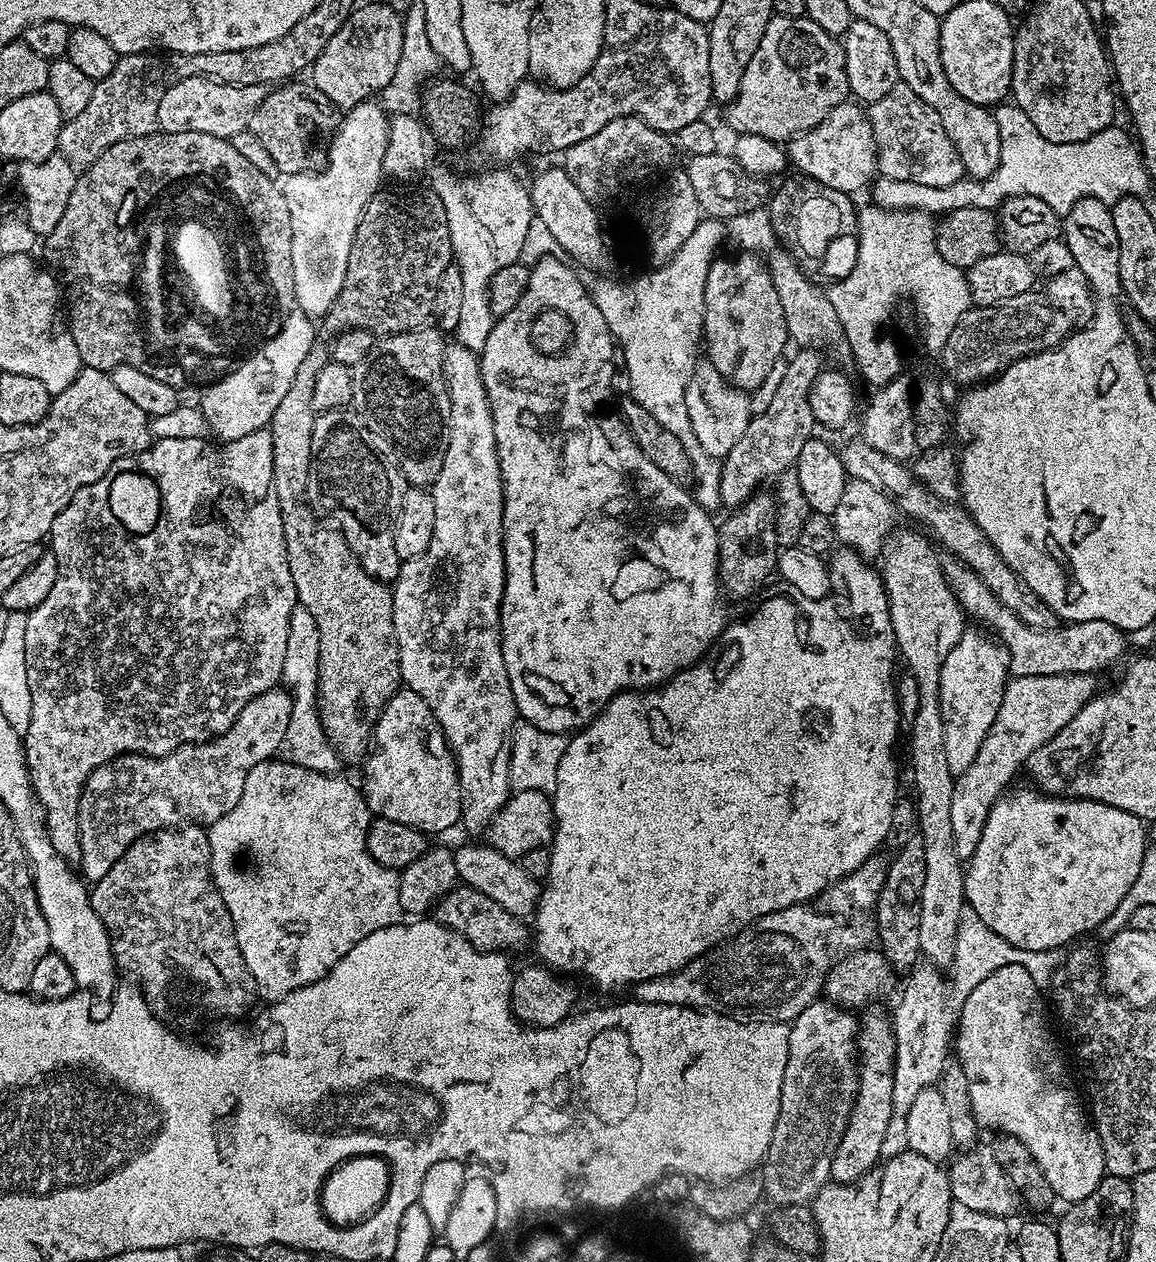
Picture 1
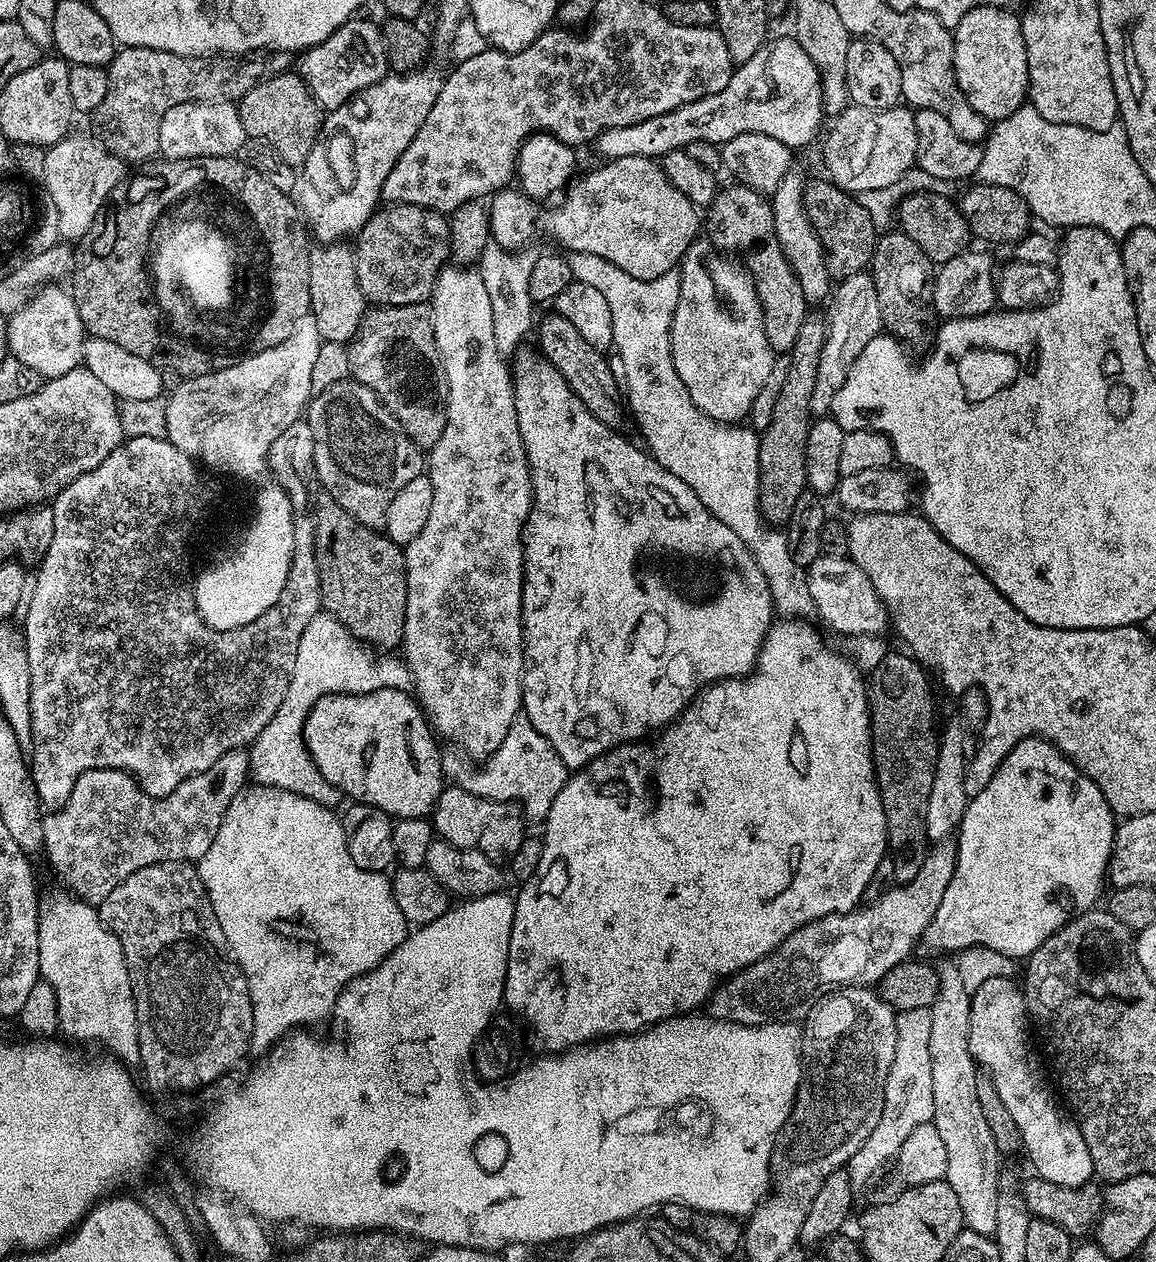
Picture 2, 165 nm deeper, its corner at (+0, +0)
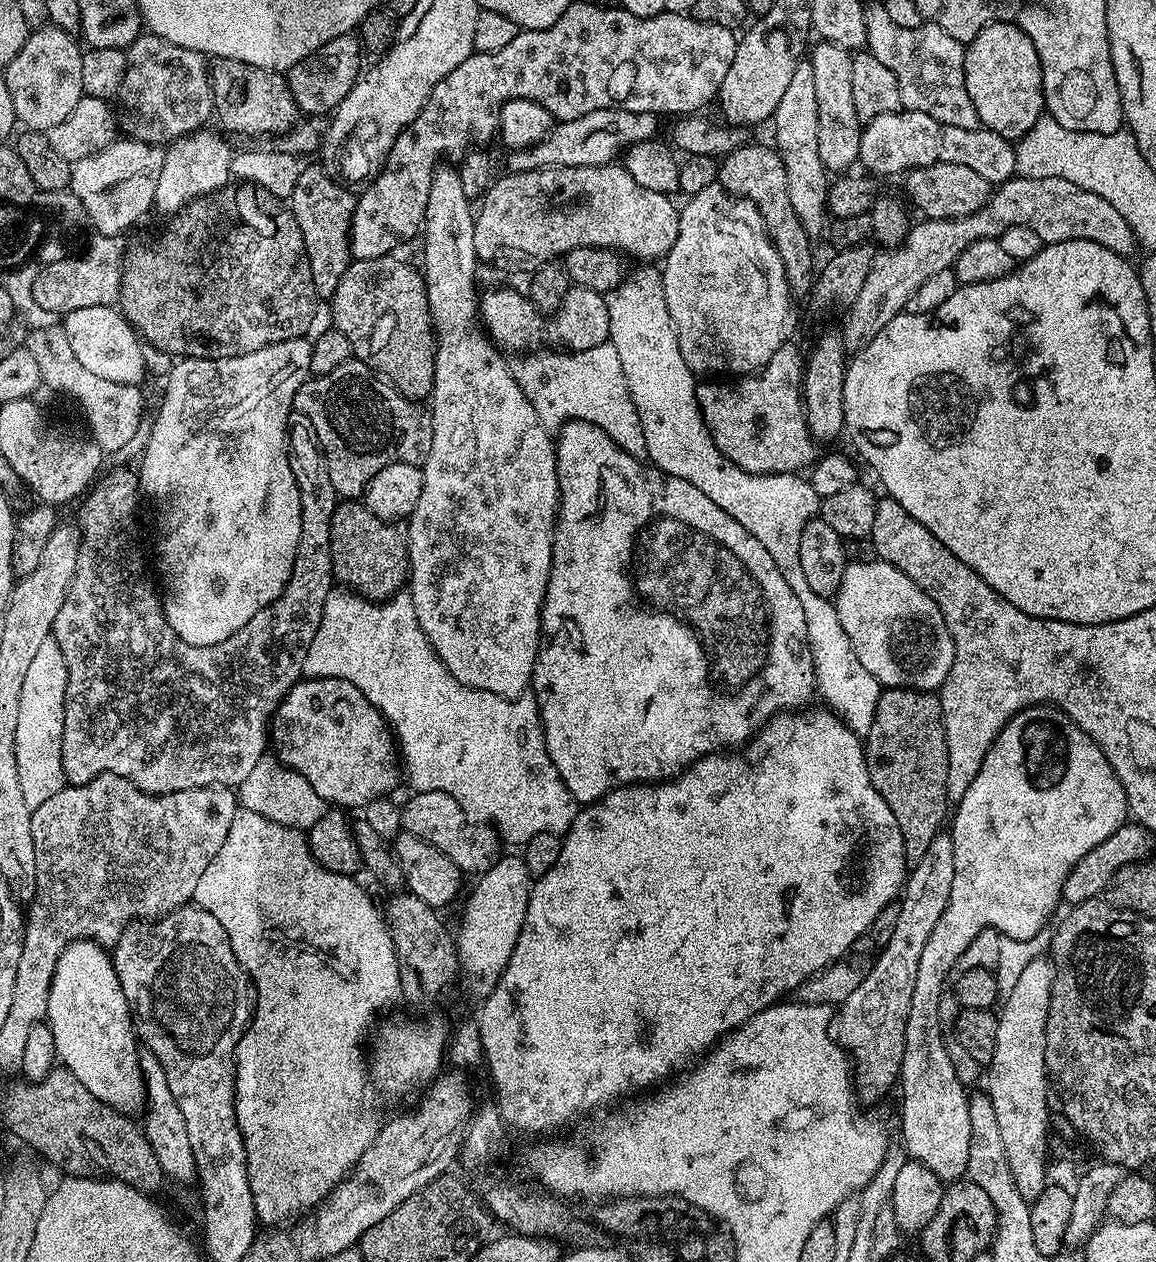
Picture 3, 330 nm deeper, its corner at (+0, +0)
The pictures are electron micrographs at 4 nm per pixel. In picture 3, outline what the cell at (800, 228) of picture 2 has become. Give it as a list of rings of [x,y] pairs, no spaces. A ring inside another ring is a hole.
[[[811,59],[801,60],[798,70],[794,70],[770,124],[771,127],[776,127],[774,147],[782,158],[782,166],[786,166],[786,190],[790,193],[794,214],[798,214],[798,222],[802,222],[809,238],[816,238],[816,235],[826,228],[830,173],[824,167],[822,158],[818,158],[818,97],[814,87]]]

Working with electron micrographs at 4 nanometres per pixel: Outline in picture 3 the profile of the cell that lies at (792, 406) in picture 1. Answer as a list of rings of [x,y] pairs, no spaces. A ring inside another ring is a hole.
[[[1016,176],[999,185],[986,206],[974,214],[950,220],[924,218],[919,222],[921,224],[913,223],[909,227],[908,237],[897,248],[877,251],[874,266],[870,266],[862,290],[858,290],[858,298],[846,312],[848,321],[842,327],[845,349],[859,350],[874,342],[876,335],[907,309],[909,298],[926,278],[938,274],[938,270],[951,268],[958,254],[962,254],[972,242],[995,240],[1010,230],[1010,226],[1030,226],[1044,244],[1093,240],[1098,246],[1106,246],[1125,258],[1131,257],[1131,252],[1138,248],[1136,235],[1130,230],[1126,218],[1122,218],[1106,198],[1098,198],[1098,194],[1090,194],[1090,190],[1082,190],[1082,186],[1074,186],[1074,182],[1066,178]]]

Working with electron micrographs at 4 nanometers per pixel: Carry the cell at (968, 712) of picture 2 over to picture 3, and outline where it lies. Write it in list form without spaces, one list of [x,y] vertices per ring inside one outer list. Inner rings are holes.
[[[941,834],[930,842],[922,862],[911,865],[907,873],[898,897],[900,909],[880,957],[869,972],[863,973],[860,985],[835,1009],[834,1039],[852,1061],[856,1094],[865,1105],[878,1103],[891,1088],[893,1091],[897,1087],[918,961],[930,930],[934,930],[934,922],[942,918],[942,910],[950,902],[950,886],[954,886],[954,846],[951,835]]]

